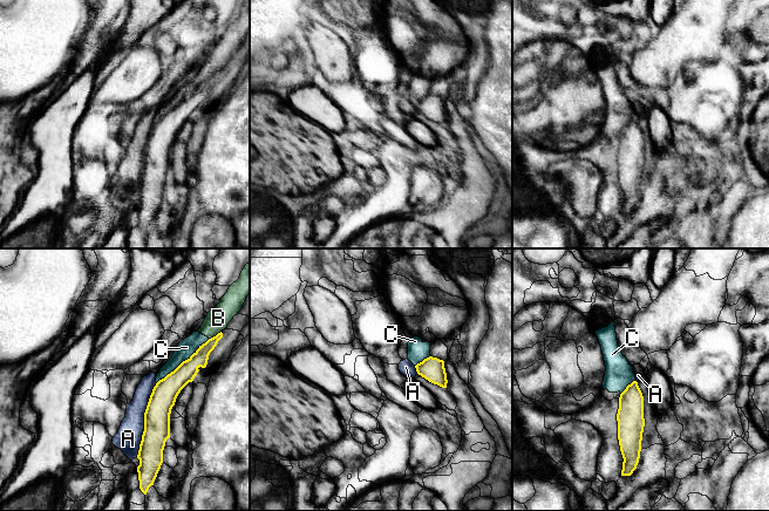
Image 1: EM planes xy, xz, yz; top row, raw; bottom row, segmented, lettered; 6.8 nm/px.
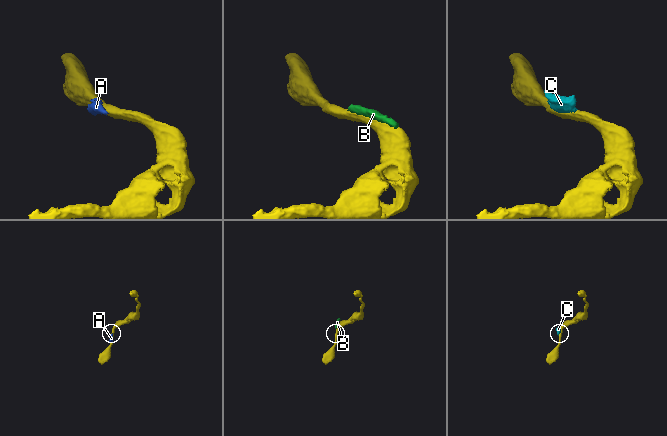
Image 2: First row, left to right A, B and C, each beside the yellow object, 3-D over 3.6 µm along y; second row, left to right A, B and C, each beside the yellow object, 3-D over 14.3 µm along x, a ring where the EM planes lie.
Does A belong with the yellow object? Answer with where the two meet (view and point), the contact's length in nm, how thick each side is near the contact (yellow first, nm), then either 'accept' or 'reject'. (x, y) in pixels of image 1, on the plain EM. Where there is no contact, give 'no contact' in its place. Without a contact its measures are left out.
meets yellow in xy at (147, 144); contact 340 nm long; 180 nm thick on the yellow side, 170 nm on the other; reject

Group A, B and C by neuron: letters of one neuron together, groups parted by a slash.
A / B C

